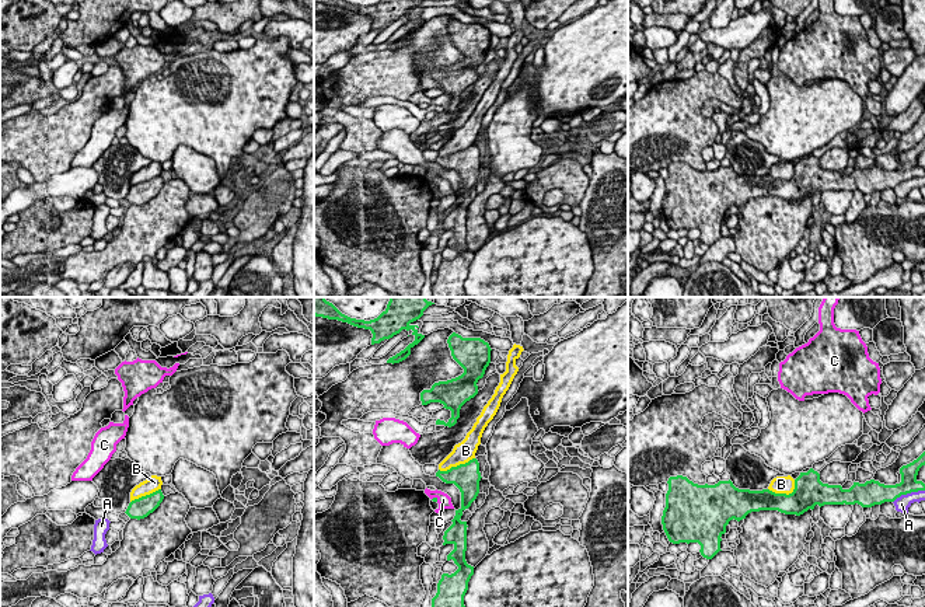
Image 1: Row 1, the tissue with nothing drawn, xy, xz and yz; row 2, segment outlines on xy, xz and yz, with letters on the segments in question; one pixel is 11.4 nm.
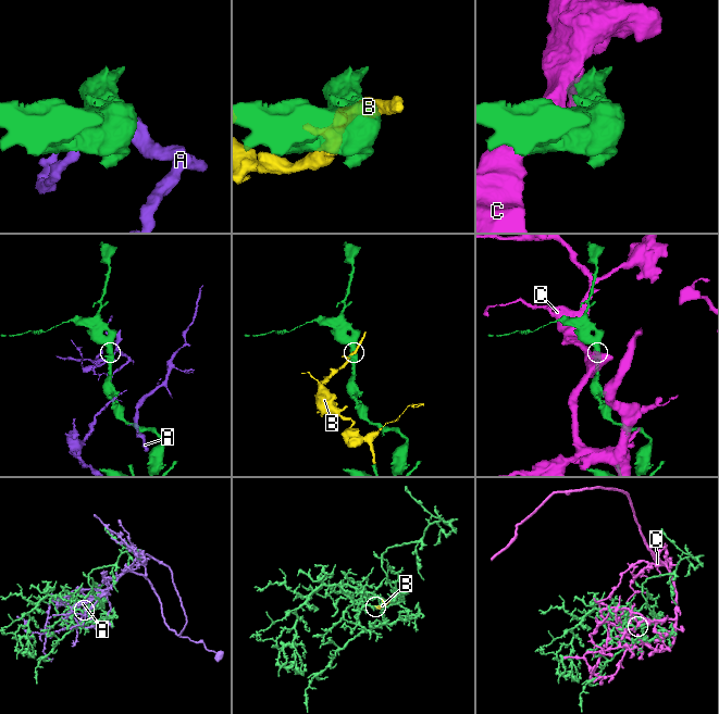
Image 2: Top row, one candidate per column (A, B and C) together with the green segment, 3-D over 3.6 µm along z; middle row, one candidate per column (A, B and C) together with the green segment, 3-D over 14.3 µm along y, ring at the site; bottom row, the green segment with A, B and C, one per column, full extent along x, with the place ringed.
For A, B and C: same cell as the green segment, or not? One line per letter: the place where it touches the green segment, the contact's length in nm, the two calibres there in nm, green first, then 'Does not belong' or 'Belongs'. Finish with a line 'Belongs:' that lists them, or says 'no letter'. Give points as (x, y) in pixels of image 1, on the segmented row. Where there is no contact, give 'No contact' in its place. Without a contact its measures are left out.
A: Touches green at yz (908, 492). Shared border 400 nm. Thickness 200 nm (green) against 170 nm. Does not belong
B: Touches green at yz (785, 494). Shared border 340 nm. Thickness 320 nm (green) against 190 nm. Belongs
C: Touches green at xz (435, 498). Shared border 90 nm. Thickness 60 nm (green) against 160 nm. Does not belong
Belongs: B

